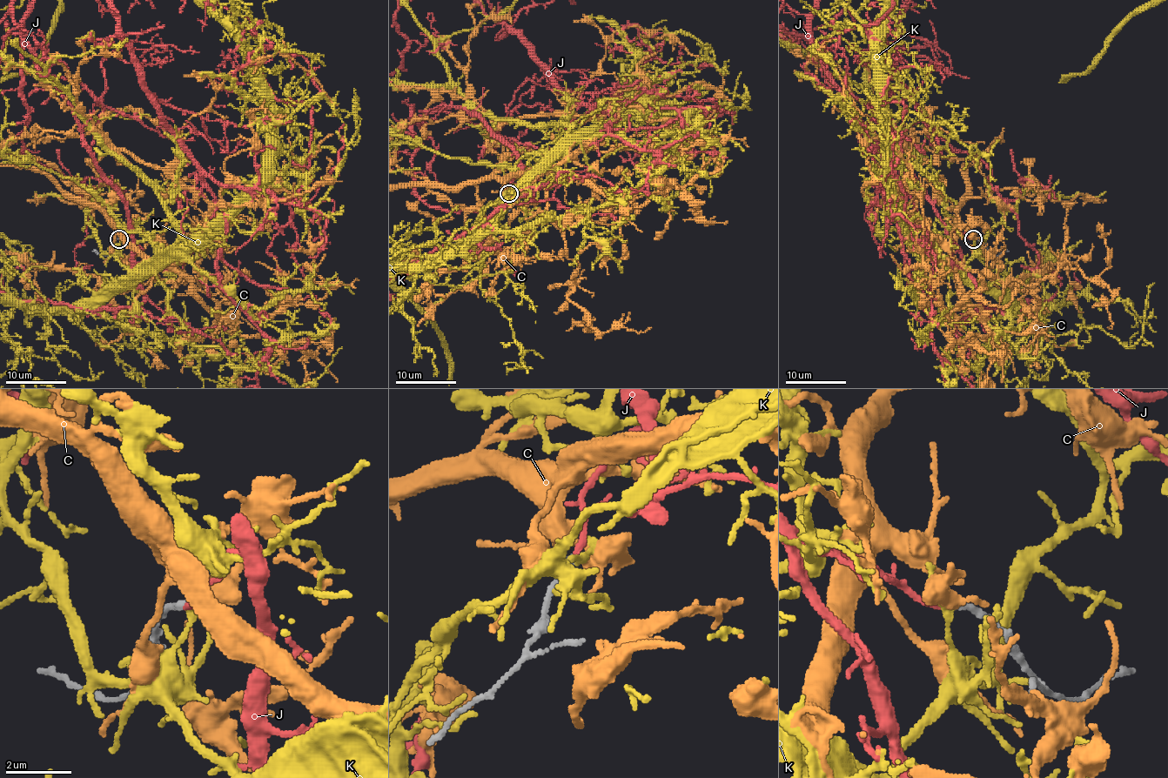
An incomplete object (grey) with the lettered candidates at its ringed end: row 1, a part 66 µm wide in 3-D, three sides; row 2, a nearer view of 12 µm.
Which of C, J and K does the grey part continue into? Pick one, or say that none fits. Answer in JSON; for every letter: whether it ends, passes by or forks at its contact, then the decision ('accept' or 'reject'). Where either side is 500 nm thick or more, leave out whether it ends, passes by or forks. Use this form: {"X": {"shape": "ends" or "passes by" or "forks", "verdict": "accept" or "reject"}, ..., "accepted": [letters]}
{"C": {"shape": "forks", "verdict": "reject"}, "J": {"shape": "ends", "verdict": "accept"}, "K": {"shape": "passes by", "verdict": "reject"}, "accepted": ["J"]}

